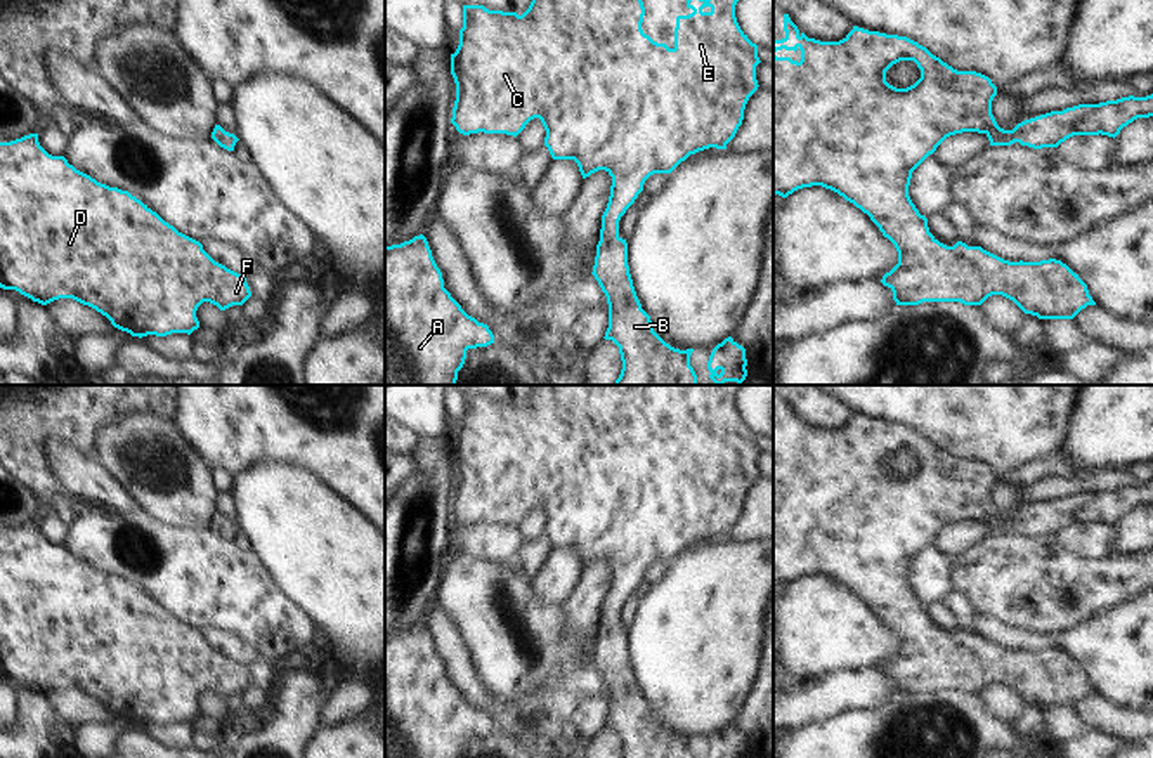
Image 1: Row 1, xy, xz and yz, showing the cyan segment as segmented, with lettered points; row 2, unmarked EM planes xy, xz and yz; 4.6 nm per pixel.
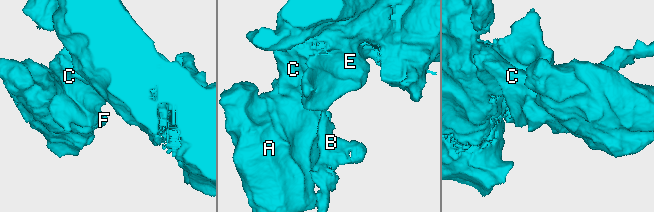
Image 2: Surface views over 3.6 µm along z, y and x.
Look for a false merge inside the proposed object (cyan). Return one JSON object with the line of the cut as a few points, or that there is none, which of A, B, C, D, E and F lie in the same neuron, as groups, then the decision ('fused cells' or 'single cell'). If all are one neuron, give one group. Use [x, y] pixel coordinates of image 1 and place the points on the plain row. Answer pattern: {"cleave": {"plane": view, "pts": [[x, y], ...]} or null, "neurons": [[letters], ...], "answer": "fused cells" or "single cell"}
{"cleave": null, "neurons": [["A", "B", "C", "D", "E", "F"]], "answer": "single cell"}

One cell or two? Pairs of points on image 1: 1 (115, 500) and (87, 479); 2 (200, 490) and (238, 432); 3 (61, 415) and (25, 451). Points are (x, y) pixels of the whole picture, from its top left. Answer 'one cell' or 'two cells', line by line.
1: one cell
2: two cells
3: one cell

